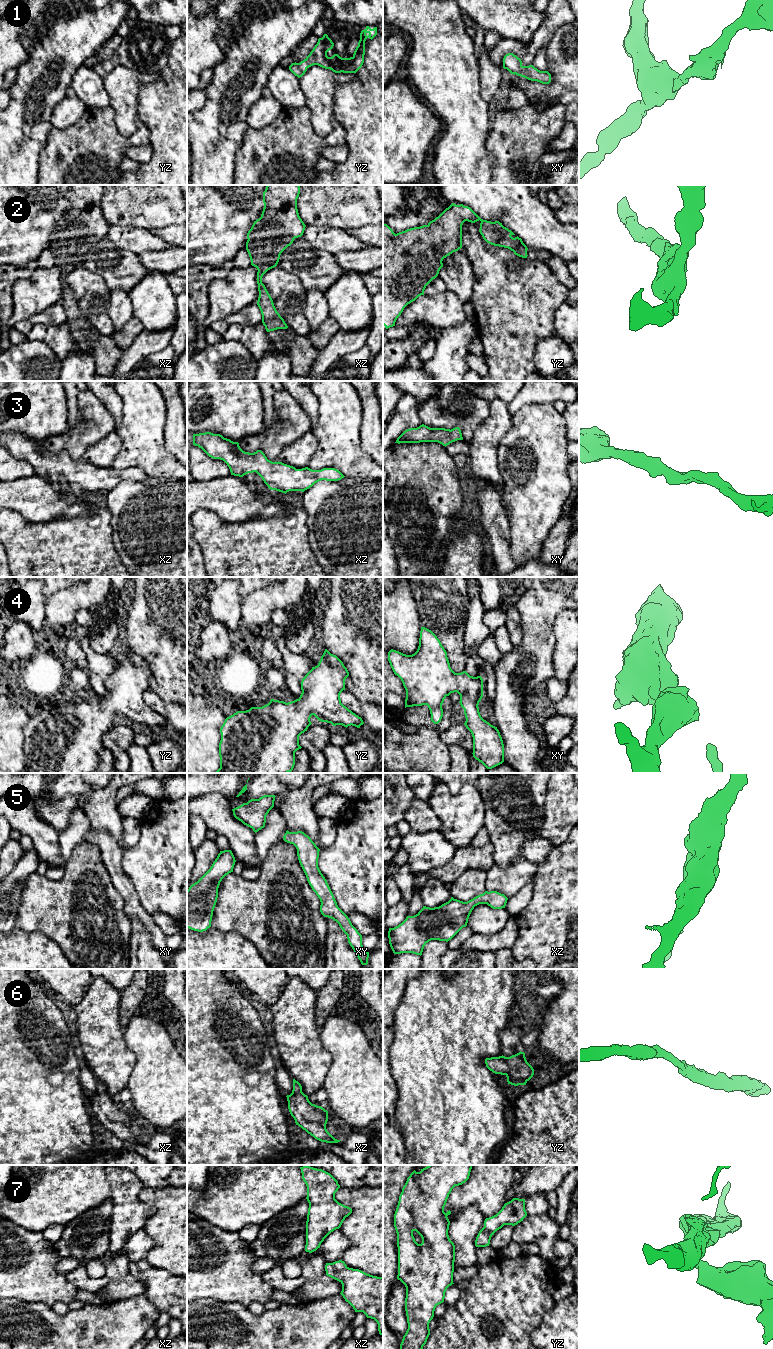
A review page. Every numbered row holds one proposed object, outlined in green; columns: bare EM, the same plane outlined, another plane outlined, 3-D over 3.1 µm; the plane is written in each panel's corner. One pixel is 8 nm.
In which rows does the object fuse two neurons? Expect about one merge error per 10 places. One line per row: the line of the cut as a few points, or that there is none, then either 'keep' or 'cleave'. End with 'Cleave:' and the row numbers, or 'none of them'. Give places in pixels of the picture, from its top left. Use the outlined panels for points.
1: no cut | keep
2: no cut | keep
3: no cut | keep
4: no cut | keep
5: no cut | keep
6: no cut | keep
7: no cut | keep
Cleave: none of them

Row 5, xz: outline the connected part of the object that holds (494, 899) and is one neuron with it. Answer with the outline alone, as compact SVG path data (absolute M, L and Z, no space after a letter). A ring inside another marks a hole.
M485 891L463 902L451 899L439 907L423 908L414 916L394 928L389 928L389 944L394 954L413 953L422 955L424 946L431 940L448 942L463 927L475 906L487 904L493 909L505 908L508 898L497 891Z

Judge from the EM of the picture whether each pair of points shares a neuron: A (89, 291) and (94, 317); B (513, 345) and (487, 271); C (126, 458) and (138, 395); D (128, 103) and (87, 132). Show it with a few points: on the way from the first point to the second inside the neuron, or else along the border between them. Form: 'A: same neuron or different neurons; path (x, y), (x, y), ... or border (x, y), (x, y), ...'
A: same neuron; path (93, 297), (94, 311)
B: same neuron; path (508, 327), (508, 292), (505, 289)
C: same neuron; path (138, 442), (138, 411)
D: different neurons; border (110, 105), (114, 112), (115, 126), (122, 134)

